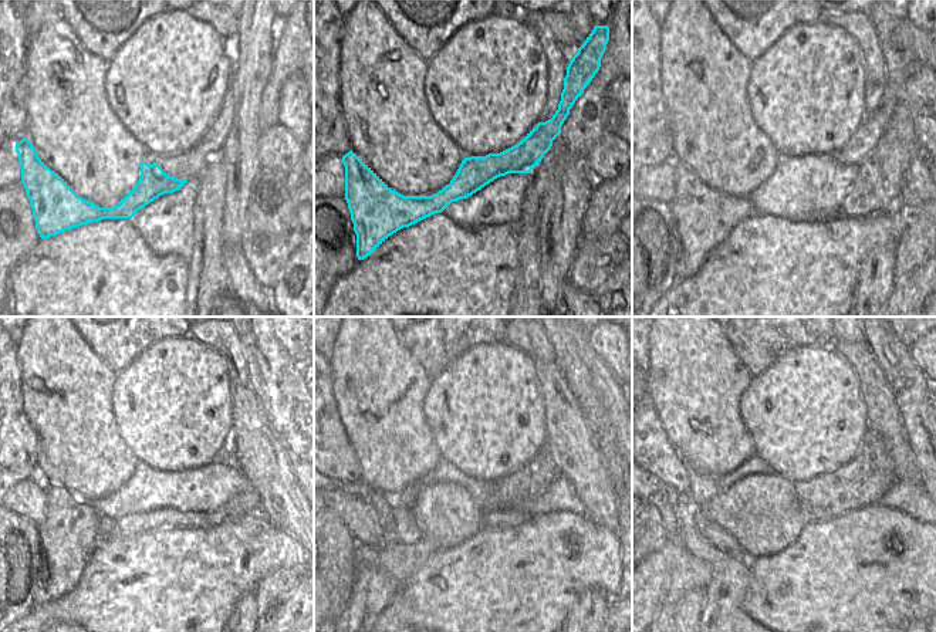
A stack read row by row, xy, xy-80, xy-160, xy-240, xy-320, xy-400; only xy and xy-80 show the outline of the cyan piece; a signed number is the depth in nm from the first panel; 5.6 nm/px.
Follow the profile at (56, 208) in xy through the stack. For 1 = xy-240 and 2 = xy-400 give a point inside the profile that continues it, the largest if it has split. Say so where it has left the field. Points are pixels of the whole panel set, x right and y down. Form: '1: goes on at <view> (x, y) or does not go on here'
1: goes on at xy-240 (68, 534)
2: goes on at xy-400 (692, 604)

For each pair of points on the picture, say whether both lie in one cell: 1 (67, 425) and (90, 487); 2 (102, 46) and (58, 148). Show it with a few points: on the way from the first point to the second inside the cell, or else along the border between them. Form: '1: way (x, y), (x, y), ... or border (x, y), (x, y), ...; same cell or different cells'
1: way (77, 440), (78, 449), (90, 460), (90, 472); same cell
2: border (74, 33), (91, 53), (105, 63); different cells

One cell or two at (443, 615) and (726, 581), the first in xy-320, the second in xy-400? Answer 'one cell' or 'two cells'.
two cells

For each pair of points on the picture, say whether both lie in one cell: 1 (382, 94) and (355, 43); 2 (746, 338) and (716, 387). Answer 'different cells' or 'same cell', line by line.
1: same cell
2: different cells

